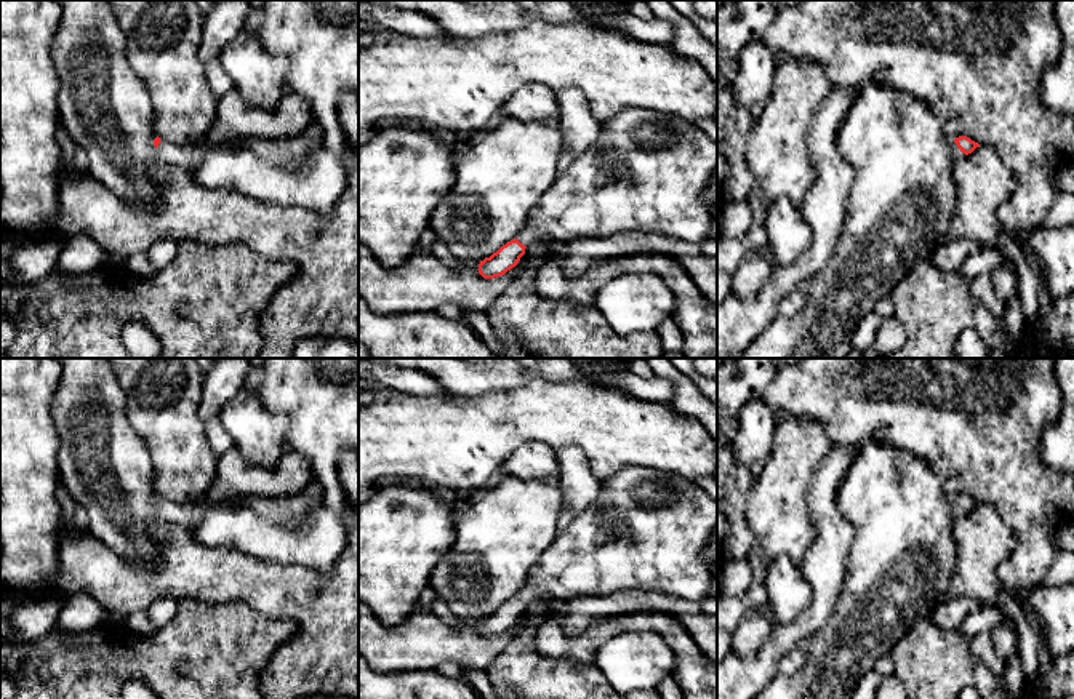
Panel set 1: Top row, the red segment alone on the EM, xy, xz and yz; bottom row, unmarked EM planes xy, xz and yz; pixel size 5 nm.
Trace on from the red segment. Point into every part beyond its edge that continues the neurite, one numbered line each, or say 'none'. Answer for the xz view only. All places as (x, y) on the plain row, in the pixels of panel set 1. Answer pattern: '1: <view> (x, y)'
1: xz (647, 530)

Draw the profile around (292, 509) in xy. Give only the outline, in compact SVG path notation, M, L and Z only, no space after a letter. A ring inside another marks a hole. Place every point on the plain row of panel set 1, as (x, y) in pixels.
M312 481L301 494L291 497L230 497L224 501L224 507L235 509L246 505L258 515L279 521L296 523L322 501L322 489Z

